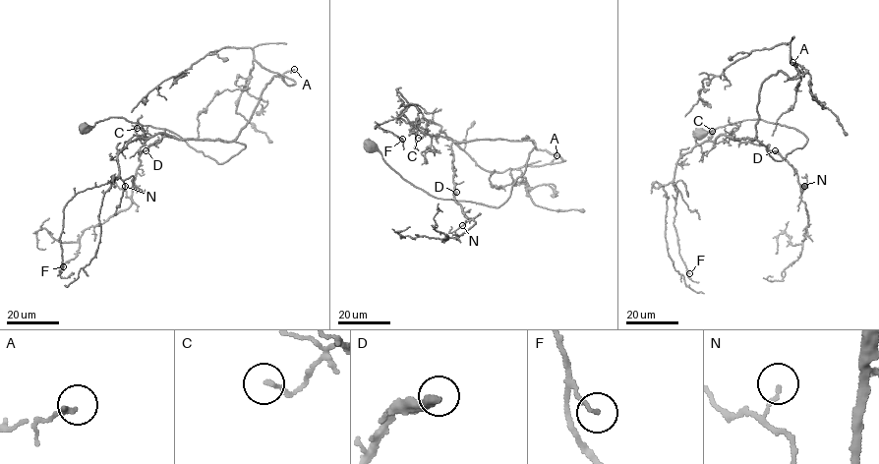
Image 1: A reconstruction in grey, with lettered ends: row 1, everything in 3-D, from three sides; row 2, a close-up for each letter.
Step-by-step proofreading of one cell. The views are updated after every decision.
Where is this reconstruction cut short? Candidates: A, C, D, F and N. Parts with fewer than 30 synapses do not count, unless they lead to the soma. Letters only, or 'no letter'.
no letter

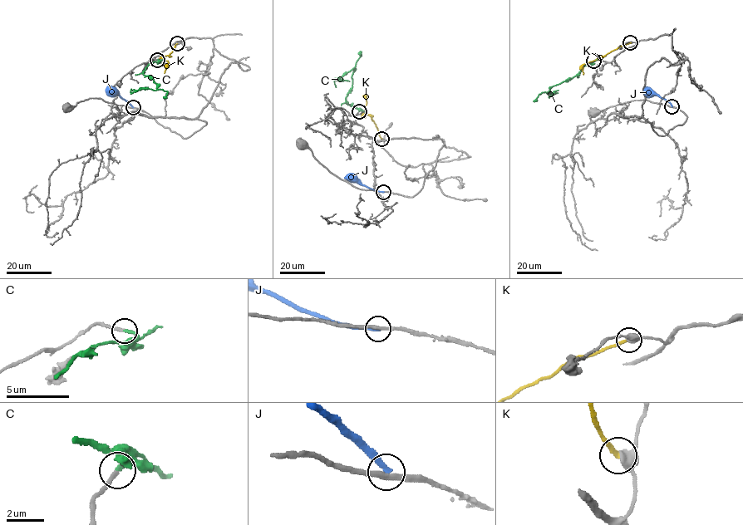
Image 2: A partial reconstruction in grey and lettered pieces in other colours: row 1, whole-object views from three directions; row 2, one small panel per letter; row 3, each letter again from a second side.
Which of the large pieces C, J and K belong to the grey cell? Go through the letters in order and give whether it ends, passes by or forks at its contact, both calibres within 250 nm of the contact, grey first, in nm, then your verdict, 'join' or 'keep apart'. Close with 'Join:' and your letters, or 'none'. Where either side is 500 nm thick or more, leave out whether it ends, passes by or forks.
C: it ends | 200/200 nm | join
J: it ends | 280/280 nm | keep apart
K: it ends | 320/260 nm | keep apart
Join: C

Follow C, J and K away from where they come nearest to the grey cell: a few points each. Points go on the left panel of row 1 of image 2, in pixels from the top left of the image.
C: (158, 59), (159, 61), (150, 63), (143, 73), (152, 78), (156, 90), (141, 89), (131, 92), (131, 89)
J: (133, 107), (105, 89)
K: (176, 43), (169, 56), (163, 58), (168, 61), (164, 73)

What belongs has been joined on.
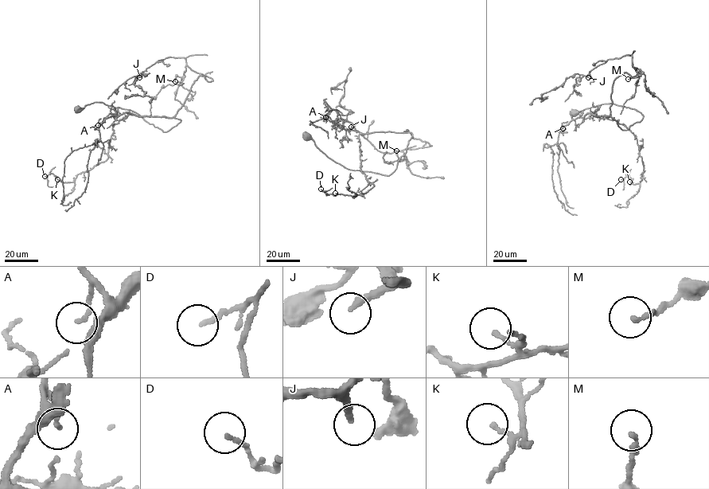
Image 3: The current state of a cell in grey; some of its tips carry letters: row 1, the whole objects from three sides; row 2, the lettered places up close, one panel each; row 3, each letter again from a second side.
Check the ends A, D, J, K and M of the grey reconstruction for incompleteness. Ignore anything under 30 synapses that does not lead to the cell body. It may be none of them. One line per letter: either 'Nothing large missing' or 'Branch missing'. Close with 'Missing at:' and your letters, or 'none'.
A: Nothing large missing
D: Nothing large missing
J: Branch missing
K: Nothing large missing
M: Nothing large missing
Missing at: J

